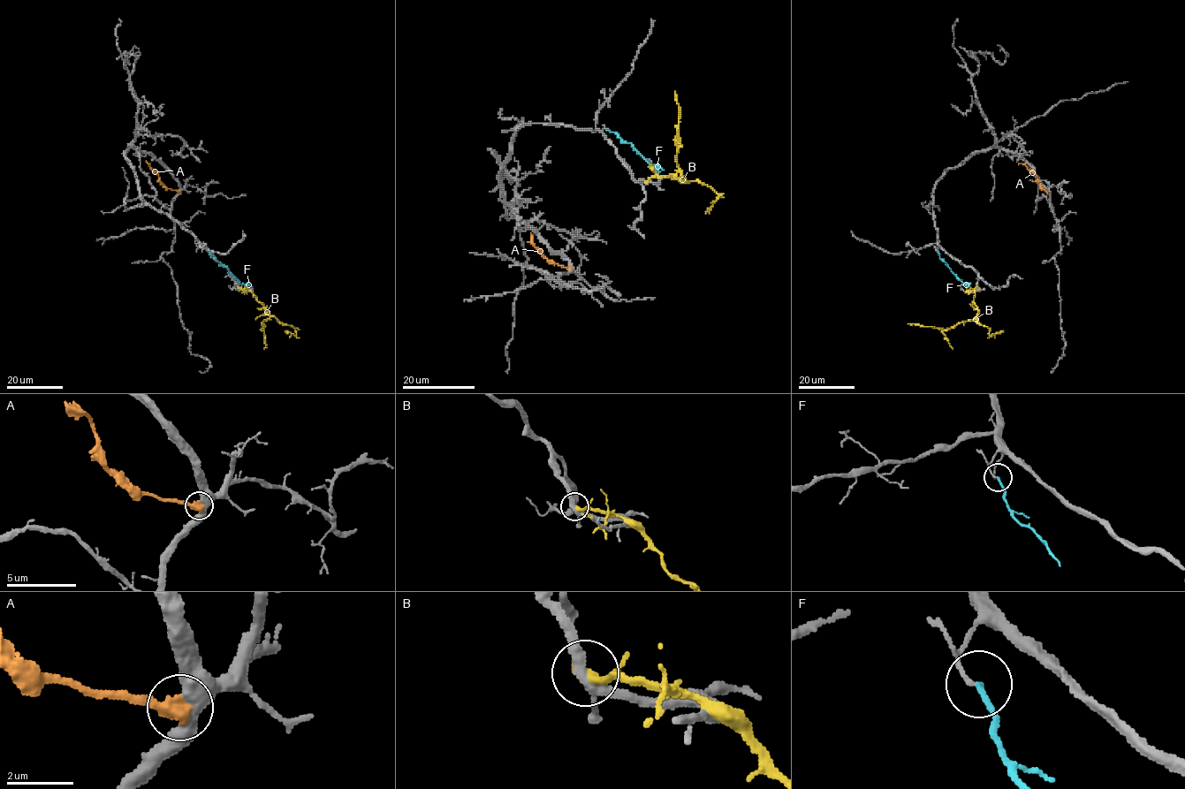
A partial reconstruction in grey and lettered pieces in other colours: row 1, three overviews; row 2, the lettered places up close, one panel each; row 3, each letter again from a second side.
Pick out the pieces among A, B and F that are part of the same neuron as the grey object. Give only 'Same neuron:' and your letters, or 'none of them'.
Same neuron: none of them

